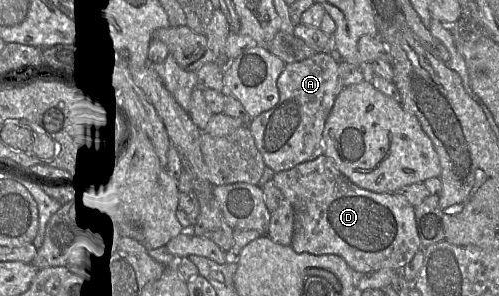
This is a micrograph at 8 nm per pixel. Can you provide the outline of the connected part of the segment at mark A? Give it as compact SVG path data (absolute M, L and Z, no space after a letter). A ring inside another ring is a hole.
M316 53L305 60L286 64L277 79L277 105L249 122L248 127L265 164L275 173L324 155L325 123L337 96L344 88L338 64L339 60L331 53Z

